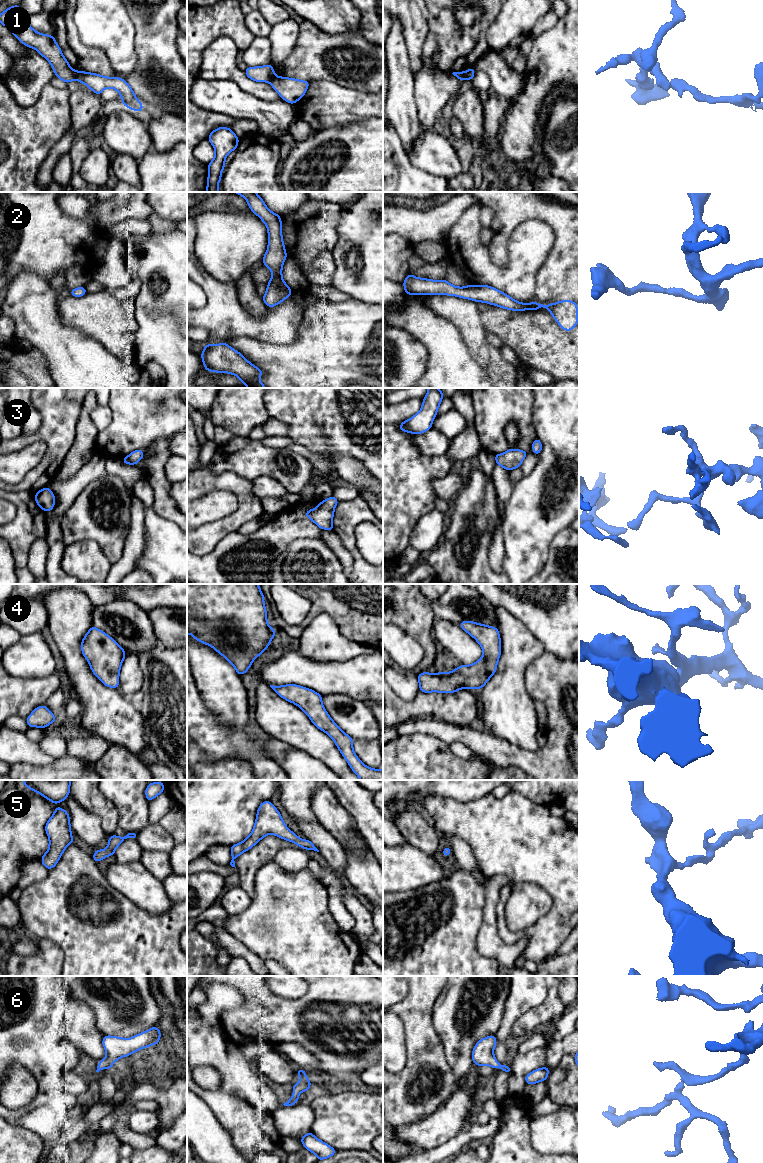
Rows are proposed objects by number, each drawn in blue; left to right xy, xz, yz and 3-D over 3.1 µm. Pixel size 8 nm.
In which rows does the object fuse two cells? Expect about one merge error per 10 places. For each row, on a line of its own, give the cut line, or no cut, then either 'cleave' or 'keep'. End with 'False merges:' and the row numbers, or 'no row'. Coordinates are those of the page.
1: cut in xy along (74, 71), (76, 78); cleave
2: no cut; keep
3: no cut; keep
4: no cut; keep
5: no cut; keep
6: no cut; keep
False merges: 1

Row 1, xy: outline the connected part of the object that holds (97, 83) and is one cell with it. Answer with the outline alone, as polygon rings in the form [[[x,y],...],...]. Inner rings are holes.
[[[75,71],[76,79],[86,84],[95,94],[100,95],[104,89],[113,88],[119,92],[122,103],[136,112],[143,111],[142,103],[136,98],[130,85],[119,77],[105,77],[95,73]]]

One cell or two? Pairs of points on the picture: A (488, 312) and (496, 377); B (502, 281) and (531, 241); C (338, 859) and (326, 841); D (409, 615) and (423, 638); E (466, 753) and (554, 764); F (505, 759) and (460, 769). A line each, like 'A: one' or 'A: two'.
A: two
B: one
C: one
D: one
E: two
F: two

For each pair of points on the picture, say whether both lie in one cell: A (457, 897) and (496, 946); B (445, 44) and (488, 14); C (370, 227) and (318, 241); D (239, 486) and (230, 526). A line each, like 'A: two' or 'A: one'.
A: two
B: one
C: two
D: one

